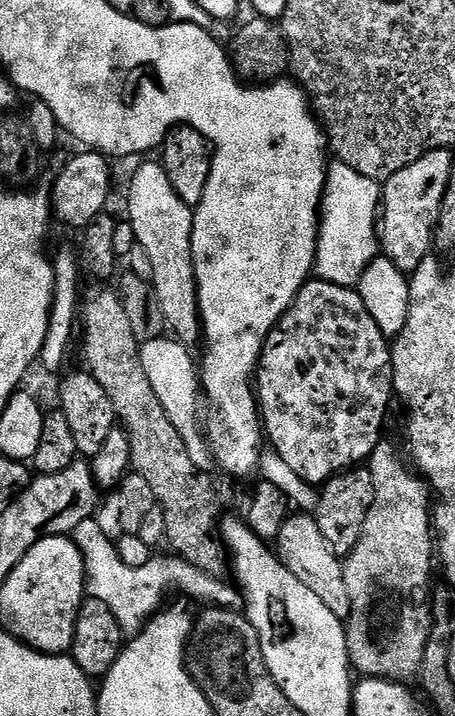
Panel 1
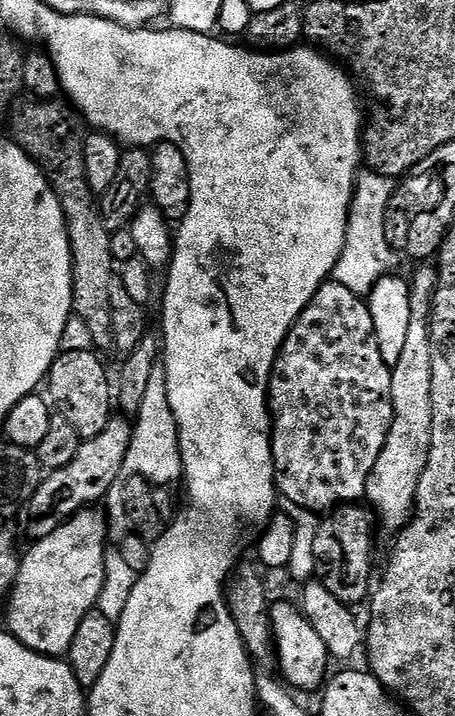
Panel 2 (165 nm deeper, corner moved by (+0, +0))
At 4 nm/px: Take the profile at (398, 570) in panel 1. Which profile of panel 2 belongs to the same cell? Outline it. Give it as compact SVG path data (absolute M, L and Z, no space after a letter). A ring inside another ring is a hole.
M420 266L410 276L410 326L402 358L391 365L392 370L392 425L386 434L386 446L370 470L364 495L374 509L378 524L391 534L399 533L408 525L416 507L418 482L426 462L430 458L430 434L434 422L434 410L430 402L430 378L434 378L434 366L430 363L430 322L434 290L438 282L435 267Z

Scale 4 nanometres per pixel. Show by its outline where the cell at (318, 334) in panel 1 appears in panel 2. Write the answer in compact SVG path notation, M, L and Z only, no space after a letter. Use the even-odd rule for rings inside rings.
M325 282L316 291L308 307L288 331L284 345L280 347L280 354L272 367L272 377L268 380L268 406L272 417L272 465L276 475L276 491L284 500L294 502L311 512L324 514L339 508L341 504L365 499L364 491L370 478L370 470L374 470L374 462L378 462L378 454L382 454L382 446L386 446L386 434L390 434L392 425L392 370L382 358L382 350L378 350L374 318L370 318L368 305L361 297L355 296L350 290L346 290L346 286L335 282Z

